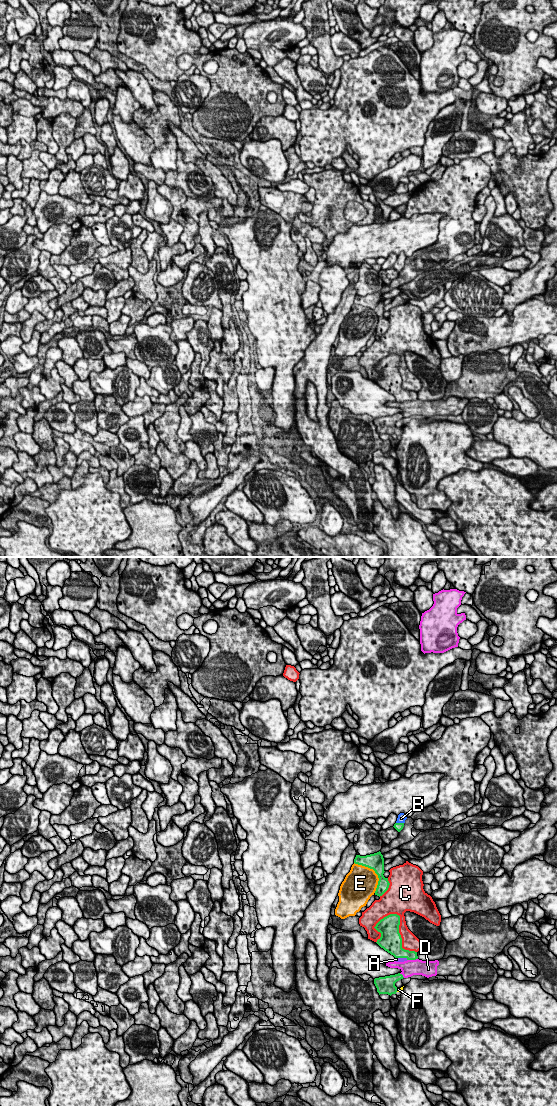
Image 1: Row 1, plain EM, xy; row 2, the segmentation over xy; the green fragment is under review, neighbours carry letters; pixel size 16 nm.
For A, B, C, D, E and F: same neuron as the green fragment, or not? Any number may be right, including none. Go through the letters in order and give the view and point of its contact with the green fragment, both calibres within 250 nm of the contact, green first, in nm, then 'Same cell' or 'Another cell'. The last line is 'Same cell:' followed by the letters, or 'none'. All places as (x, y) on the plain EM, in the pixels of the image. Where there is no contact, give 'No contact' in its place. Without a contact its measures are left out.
A: Touches green at xy (401, 397). Thickness 280 nm (green) against 60 nm. Same cell
B: Touches green at xy (400, 263). Thickness 130 nm (green) against 130 nm. Same cell
C: Touches green at xy (398, 366). Thickness 340 nm (green) against 220 nm. Another cell
D: Touches green at xy (412, 399). Thickness 180 nm (green) against 260 nm. Another cell
E: Touches green at xy (375, 312). Thickness 260 nm (green) against 460 nm. Another cell
F: Touches green at xy (396, 430). Thickness 280 nm (green) against 60 nm. Same cell
Same cell: A, B, F

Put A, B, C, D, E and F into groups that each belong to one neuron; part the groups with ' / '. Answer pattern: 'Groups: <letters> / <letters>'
Groups: A B F / C / D / E

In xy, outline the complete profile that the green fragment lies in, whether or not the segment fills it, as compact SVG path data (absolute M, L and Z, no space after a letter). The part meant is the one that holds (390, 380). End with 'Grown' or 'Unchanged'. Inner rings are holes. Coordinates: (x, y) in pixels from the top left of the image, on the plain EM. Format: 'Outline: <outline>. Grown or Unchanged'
Outline: M390 354L381 359L374 367L381 373L377 384L395 397L396 402L418 399L417 392L402 388L402 378L399 373L400 356Z. Grown

